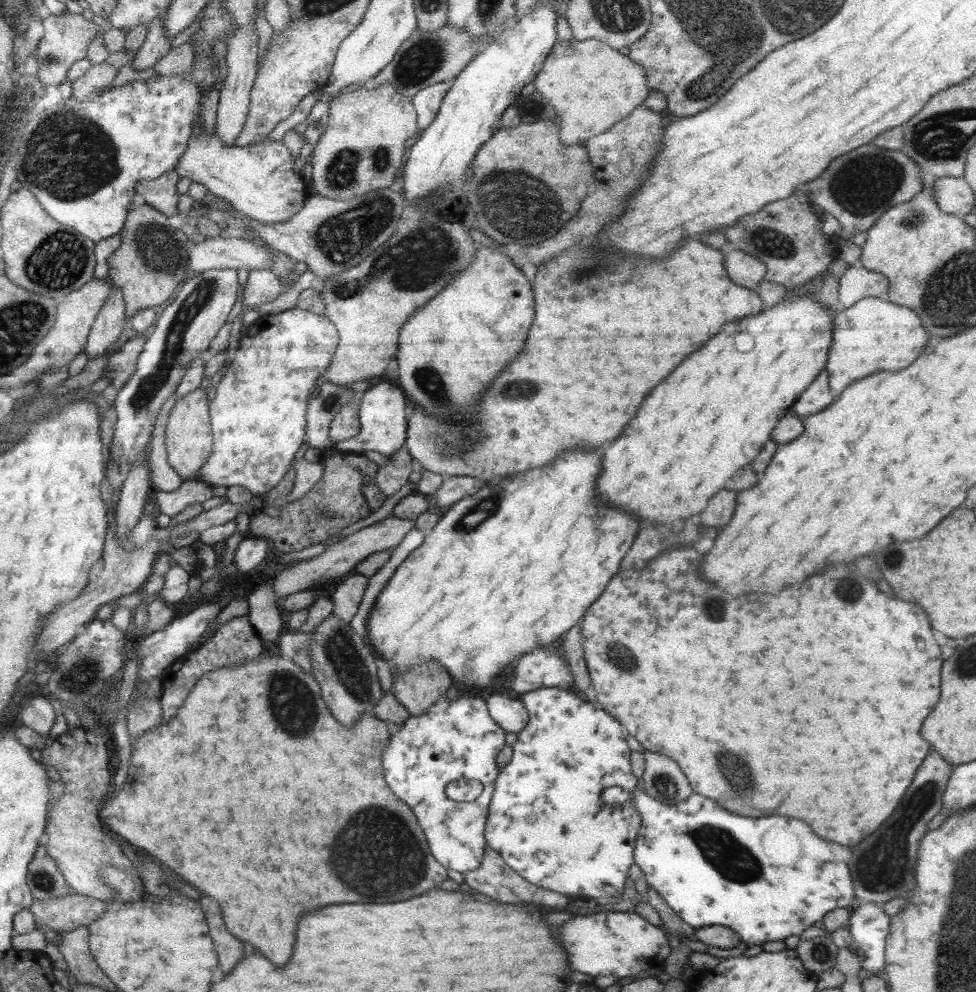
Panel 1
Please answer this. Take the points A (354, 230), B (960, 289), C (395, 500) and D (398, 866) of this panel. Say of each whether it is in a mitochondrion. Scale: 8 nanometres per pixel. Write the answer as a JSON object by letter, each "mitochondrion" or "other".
{"A":"mitochondrion","B":"mitochondrion","C":"other","D":"mitochondrion"}

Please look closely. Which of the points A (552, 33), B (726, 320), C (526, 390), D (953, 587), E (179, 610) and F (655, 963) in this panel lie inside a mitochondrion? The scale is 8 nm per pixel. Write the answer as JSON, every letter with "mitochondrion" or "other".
{"A":"other","B":"other","C":"mitochondrion","D":"other","E":"other","F":"other"}

